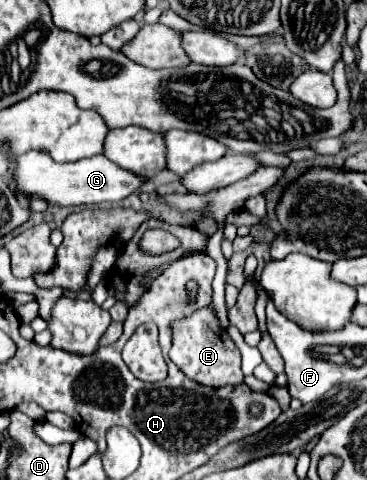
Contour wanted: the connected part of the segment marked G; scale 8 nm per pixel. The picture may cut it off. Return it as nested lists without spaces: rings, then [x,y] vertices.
[[[25,152],[17,158],[17,188],[21,188],[21,192],[29,192],[29,196],[33,198],[43,198],[49,200],[49,204],[59,204],[59,206],[119,202],[139,192],[139,188],[147,180],[149,178],[123,170],[107,156],[93,156],[93,158],[77,160],[73,164],[59,164],[45,152]]]

